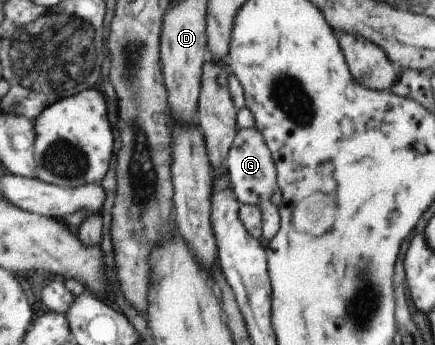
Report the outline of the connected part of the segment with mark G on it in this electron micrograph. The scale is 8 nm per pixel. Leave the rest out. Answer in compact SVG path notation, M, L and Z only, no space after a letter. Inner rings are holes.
M256 127L242 128L236 135L228 155L228 172L232 180L232 188L242 205L260 206L262 208L262 237L271 240L279 233L280 212L278 206L271 203L274 190L278 187L278 172L271 147L262 132Z

